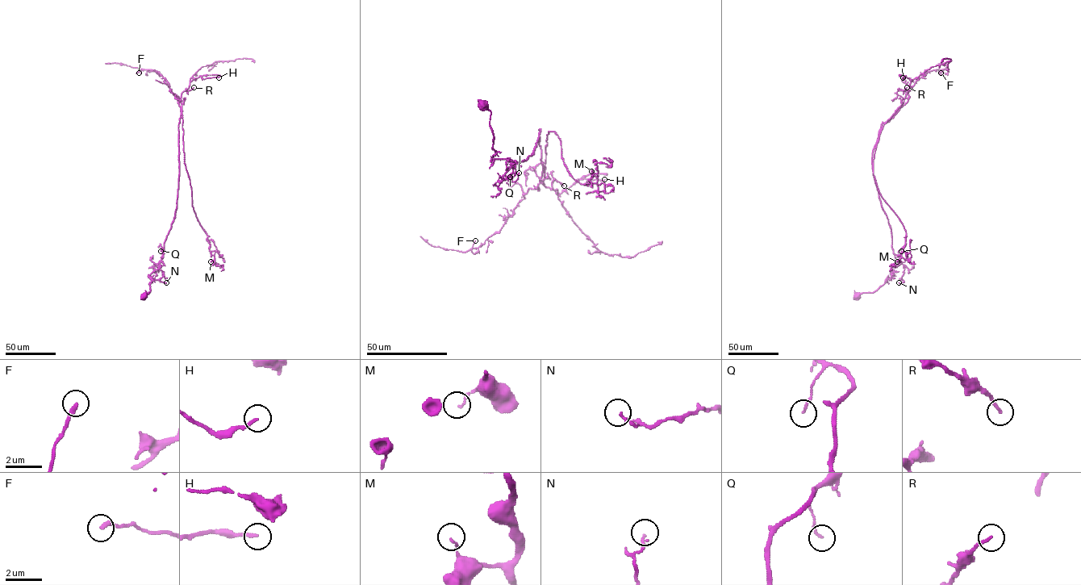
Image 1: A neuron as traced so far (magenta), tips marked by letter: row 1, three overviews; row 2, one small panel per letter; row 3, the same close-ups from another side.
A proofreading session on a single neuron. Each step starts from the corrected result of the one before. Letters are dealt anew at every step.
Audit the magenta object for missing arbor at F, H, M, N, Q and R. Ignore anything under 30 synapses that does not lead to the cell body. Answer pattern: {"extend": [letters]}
{"extend": []}

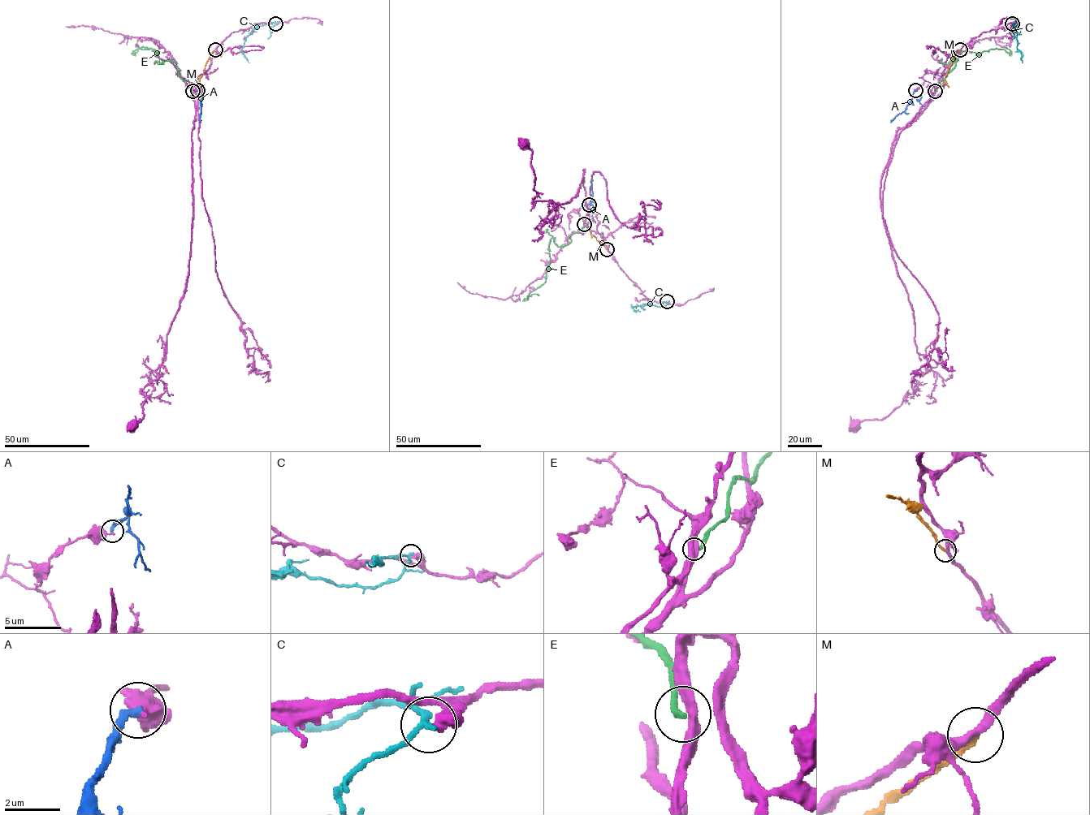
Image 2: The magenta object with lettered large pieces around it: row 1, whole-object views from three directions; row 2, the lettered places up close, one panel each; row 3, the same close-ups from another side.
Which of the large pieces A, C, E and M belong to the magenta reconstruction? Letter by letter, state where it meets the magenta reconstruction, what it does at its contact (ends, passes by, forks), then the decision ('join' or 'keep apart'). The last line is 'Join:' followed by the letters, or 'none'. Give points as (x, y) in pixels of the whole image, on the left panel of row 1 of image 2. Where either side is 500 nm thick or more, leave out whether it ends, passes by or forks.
A: contact (197, 90); it ends; keep apart
C: contact (275, 23); keep apart
E: contact (192, 91); it ends; keep apart
M: contact (215, 49); it ends; keep apart
Join: none

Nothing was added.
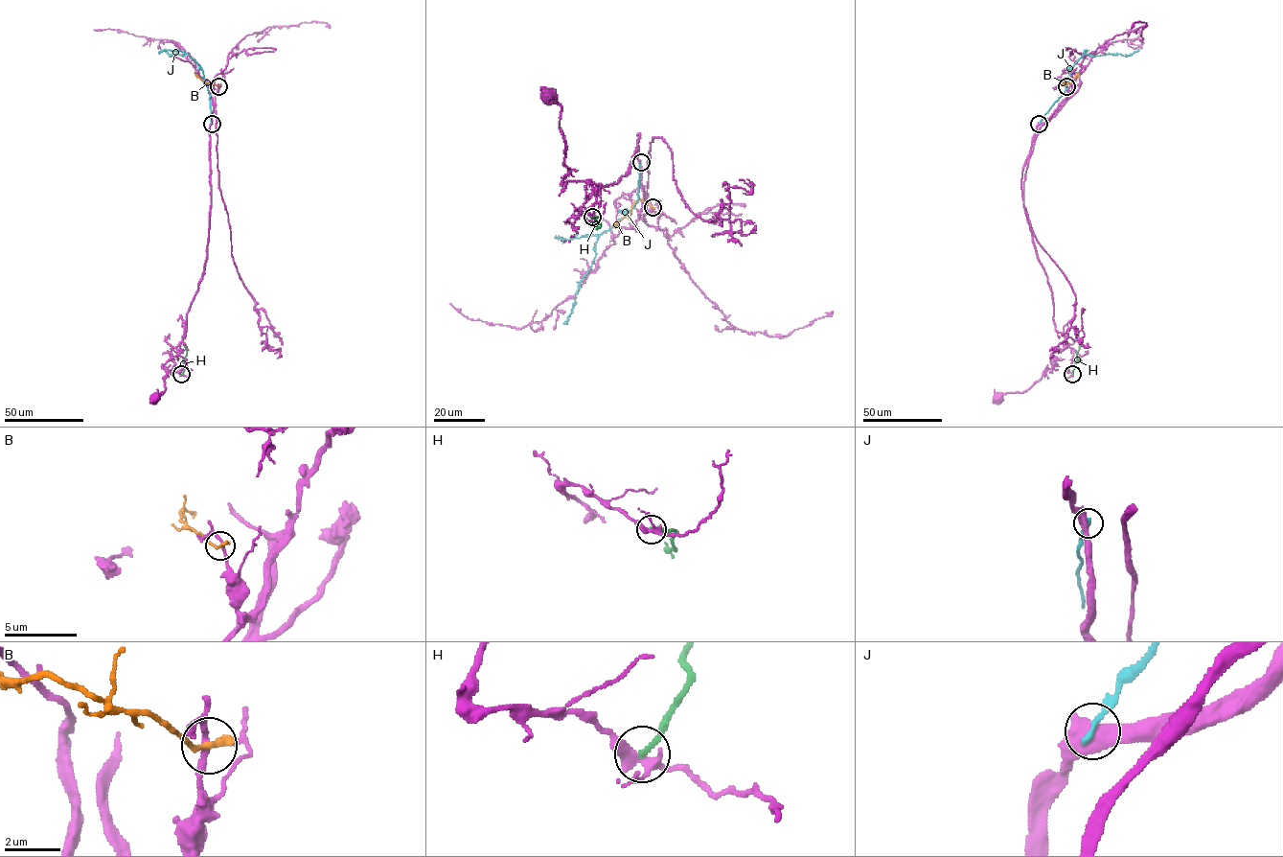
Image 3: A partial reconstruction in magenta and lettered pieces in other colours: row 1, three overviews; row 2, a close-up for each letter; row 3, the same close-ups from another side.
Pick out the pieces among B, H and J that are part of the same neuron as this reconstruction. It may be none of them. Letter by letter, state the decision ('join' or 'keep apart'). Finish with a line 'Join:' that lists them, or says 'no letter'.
B: keep apart
H: keep apart
J: keep apart
Join: no letter

